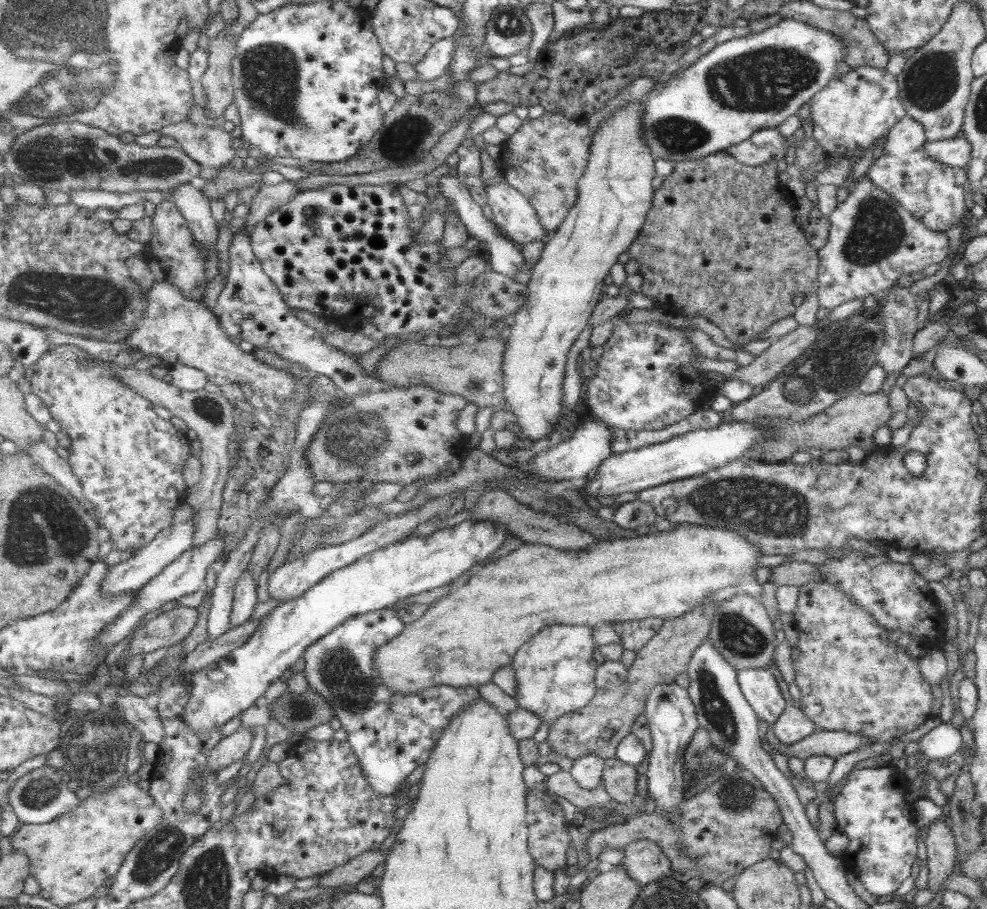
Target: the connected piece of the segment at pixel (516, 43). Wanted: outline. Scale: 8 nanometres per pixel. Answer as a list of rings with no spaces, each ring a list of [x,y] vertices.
[[[501,4],[487,24],[486,48],[493,56],[507,59],[528,50],[534,30],[530,18],[519,7]]]

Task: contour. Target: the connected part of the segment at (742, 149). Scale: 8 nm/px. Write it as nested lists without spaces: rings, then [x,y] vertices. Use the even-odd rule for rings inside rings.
[[[776,128],[764,129],[724,151],[747,166],[768,165],[771,161],[780,160],[784,155],[783,140],[785,137],[782,137]]]

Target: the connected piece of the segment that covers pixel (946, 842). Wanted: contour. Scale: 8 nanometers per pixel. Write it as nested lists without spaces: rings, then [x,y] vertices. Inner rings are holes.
[[[944,817],[936,818],[927,826],[925,853],[927,853],[927,887],[930,892],[943,892],[943,882],[955,866],[955,844],[951,829]]]

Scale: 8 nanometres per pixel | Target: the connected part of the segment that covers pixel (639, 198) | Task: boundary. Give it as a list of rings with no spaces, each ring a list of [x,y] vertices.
[[[639,99],[631,101],[628,105],[621,107],[612,117],[609,117],[603,126],[599,128],[599,132],[592,138],[590,146],[590,161],[587,163],[585,174],[579,179],[578,189],[579,198],[573,209],[570,210],[565,222],[550,235],[546,241],[545,248],[542,252],[541,260],[532,268],[532,276],[528,284],[528,297],[526,303],[521,307],[521,310],[514,315],[514,321],[510,327],[509,337],[506,342],[506,357],[503,358],[503,374],[505,374],[505,395],[509,409],[517,418],[517,422],[513,425],[520,431],[523,438],[529,439],[532,443],[545,438],[553,428],[553,424],[557,424],[557,419],[560,419],[565,409],[565,395],[563,395],[563,386],[565,386],[565,375],[567,375],[567,360],[569,360],[569,350],[575,344],[575,340],[579,338],[579,334],[587,328],[587,324],[591,322],[591,313],[594,312],[595,306],[605,296],[603,292],[603,283],[609,282],[610,270],[614,264],[619,262],[619,256],[623,252],[628,252],[630,246],[634,244],[635,239],[642,232],[642,228],[646,225],[646,218],[651,210],[652,202],[654,201],[653,178],[658,175],[655,168],[656,158],[651,152],[650,146],[644,139],[643,119],[644,102]]]

